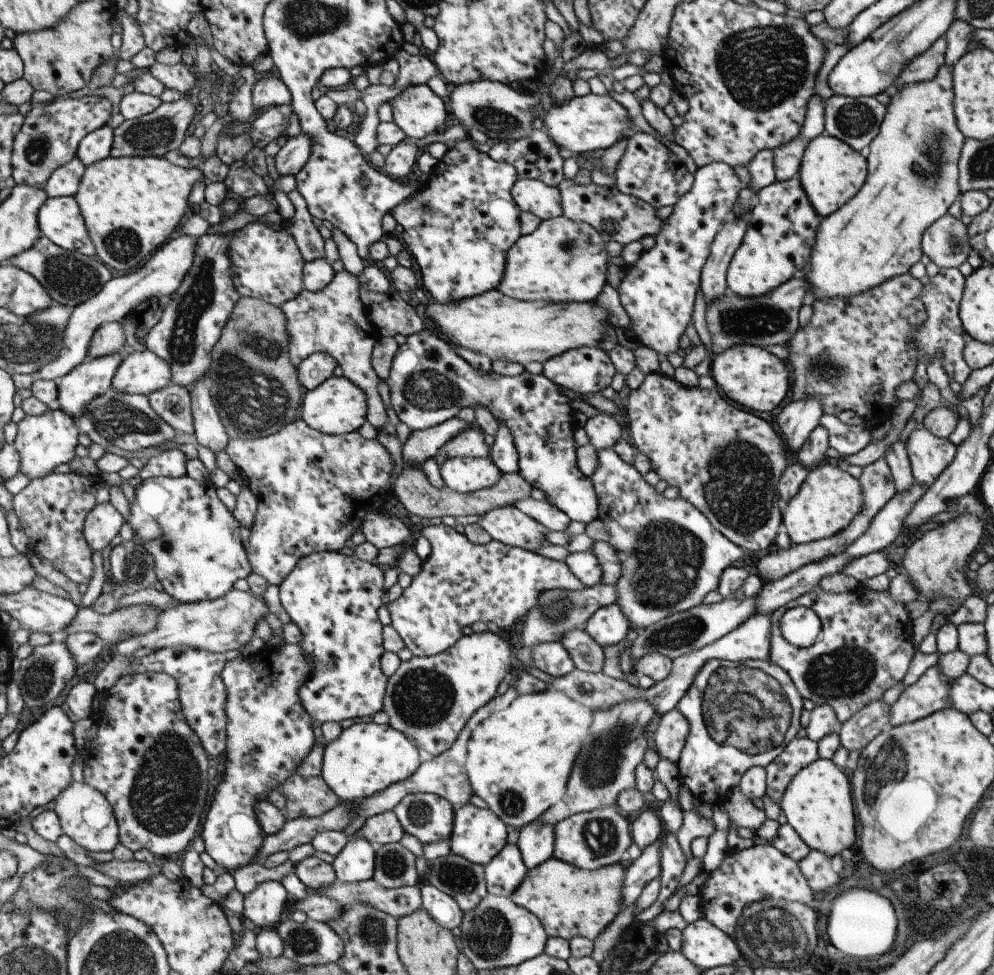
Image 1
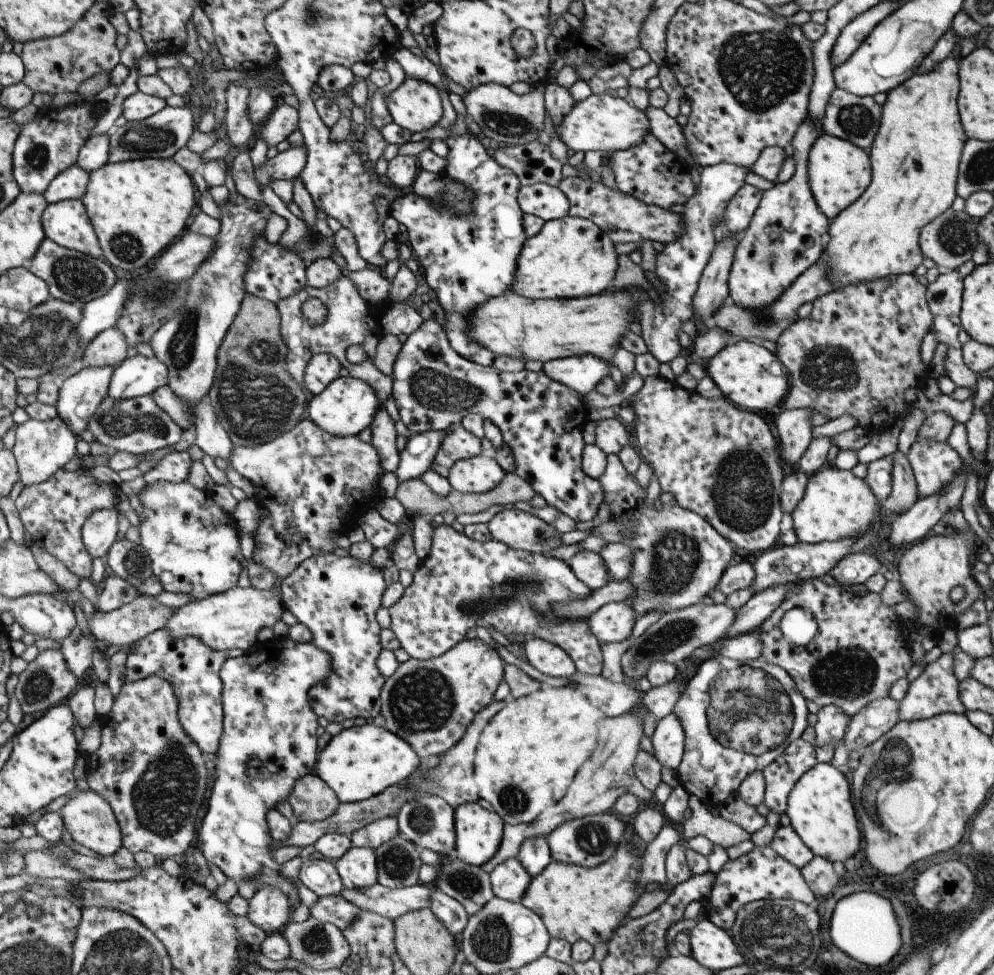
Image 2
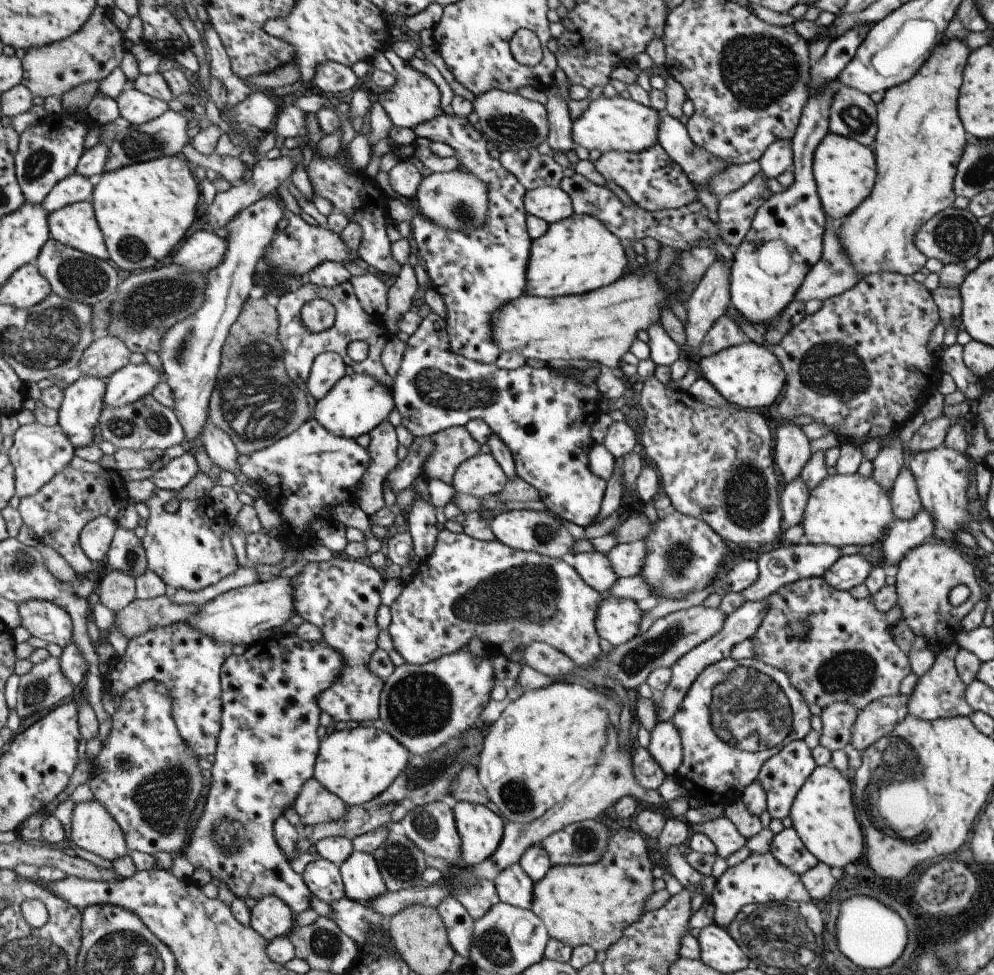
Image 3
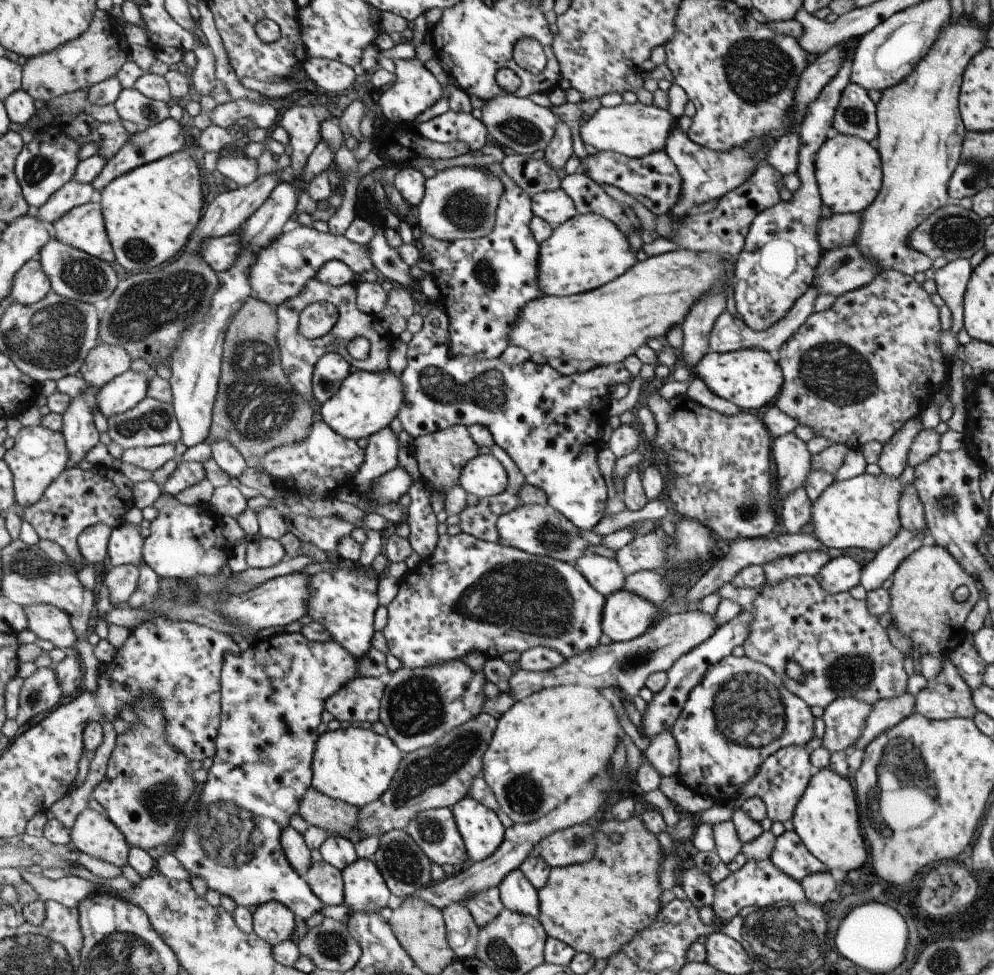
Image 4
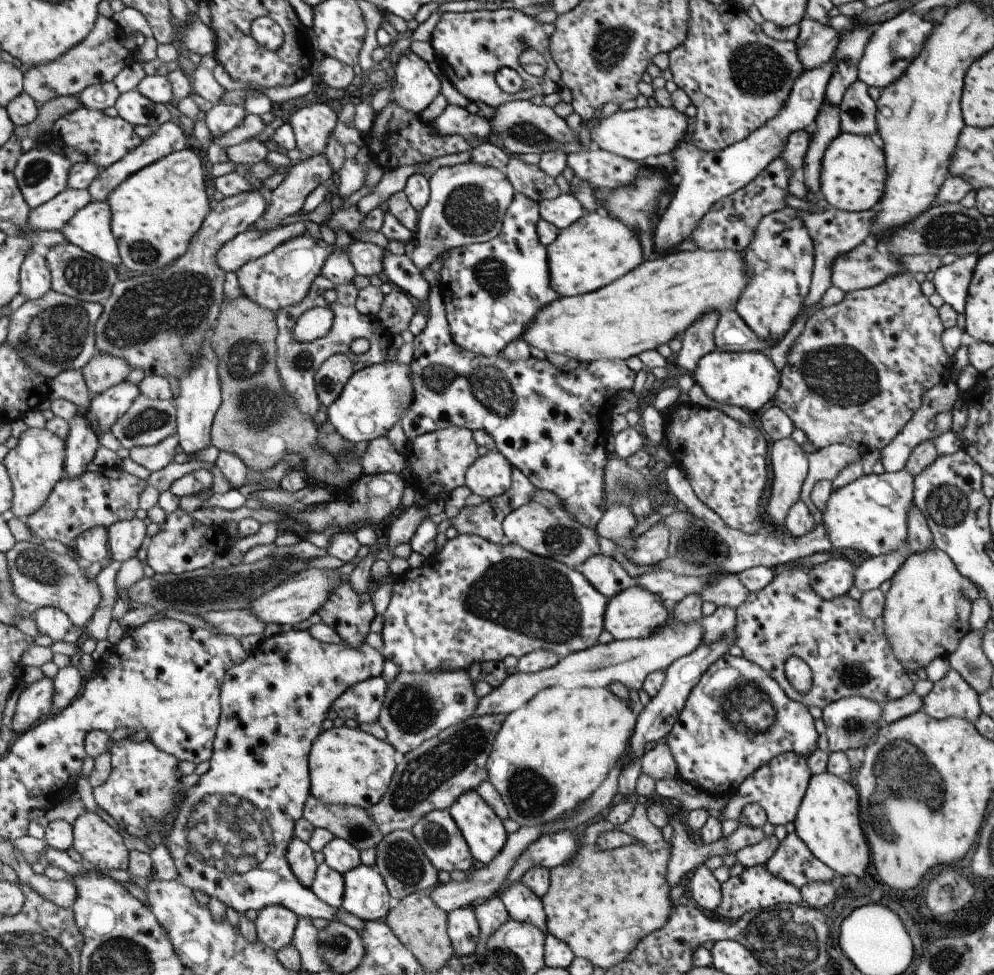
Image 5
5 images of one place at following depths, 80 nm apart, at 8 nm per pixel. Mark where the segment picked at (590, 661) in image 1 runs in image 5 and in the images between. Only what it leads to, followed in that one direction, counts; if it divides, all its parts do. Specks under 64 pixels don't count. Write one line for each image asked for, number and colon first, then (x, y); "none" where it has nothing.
2: (464, 583)
3: (468, 587)
4: (471, 594)
5: (475, 601)

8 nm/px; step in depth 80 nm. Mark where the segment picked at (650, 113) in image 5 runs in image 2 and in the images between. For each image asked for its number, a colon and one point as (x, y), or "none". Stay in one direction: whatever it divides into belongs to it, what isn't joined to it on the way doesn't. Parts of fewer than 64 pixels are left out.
2: (600, 122)
3: (623, 125)
4: (634, 130)

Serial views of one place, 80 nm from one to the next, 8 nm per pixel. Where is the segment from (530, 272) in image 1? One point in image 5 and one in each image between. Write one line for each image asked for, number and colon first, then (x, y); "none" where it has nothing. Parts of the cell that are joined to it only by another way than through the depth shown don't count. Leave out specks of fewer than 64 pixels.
2: (568, 258)
3: (576, 255)
4: (587, 251)
5: (597, 249)

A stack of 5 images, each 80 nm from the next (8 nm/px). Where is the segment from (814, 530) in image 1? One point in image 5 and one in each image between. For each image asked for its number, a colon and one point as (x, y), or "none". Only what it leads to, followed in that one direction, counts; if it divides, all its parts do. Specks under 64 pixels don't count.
2: (835, 505)
3: (854, 509)
4: (861, 512)
5: (869, 514)

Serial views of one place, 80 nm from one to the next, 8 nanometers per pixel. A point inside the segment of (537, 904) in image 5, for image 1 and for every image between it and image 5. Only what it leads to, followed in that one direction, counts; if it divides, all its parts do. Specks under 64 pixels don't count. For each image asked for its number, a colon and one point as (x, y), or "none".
1: (505, 873)
2: (510, 880)
3: (514, 885)
4: (517, 892)

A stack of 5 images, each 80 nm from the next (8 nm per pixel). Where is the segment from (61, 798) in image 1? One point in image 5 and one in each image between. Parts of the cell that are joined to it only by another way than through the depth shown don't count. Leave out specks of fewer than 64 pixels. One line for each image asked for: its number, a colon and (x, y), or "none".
2: (90, 820)
3: (94, 828)
4: (99, 837)
5: (97, 842)

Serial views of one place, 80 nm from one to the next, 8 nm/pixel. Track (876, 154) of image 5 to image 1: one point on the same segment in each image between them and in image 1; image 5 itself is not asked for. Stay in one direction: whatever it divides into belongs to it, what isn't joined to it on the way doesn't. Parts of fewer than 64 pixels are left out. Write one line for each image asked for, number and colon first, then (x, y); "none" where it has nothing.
1: (830, 172)
2: (838, 172)
3: (844, 170)
4: (847, 171)

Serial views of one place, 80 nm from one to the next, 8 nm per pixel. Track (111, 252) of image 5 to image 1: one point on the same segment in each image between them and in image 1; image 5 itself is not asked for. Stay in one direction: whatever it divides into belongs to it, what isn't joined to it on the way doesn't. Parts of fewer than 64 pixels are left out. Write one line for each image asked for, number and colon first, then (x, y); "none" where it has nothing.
1: (61, 219)
2: (68, 223)
3: (77, 225)
4: (84, 227)

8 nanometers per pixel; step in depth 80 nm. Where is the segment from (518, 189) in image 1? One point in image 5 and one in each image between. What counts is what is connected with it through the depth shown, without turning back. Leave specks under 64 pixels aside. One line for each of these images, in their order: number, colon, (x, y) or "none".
2: (547, 202)
3: (551, 204)
4: (555, 207)
5: (565, 209)

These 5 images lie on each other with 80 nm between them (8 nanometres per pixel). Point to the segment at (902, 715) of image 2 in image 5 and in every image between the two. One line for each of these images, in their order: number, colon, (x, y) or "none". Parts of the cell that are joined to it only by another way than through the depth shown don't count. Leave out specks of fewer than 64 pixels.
3: (939, 693)
4: (946, 696)
5: (951, 696)

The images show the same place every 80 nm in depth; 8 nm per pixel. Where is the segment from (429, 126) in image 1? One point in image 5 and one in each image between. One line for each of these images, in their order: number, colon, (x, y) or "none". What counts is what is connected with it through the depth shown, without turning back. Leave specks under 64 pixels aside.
2: (416, 105)
3: (416, 98)
4: (417, 89)
5: (416, 84)

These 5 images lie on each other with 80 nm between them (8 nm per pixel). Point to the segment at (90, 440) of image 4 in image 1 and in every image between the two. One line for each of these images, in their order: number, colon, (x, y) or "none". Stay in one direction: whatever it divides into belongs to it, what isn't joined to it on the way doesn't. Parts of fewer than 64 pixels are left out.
1: (90, 379)
2: (81, 395)
3: (82, 406)

